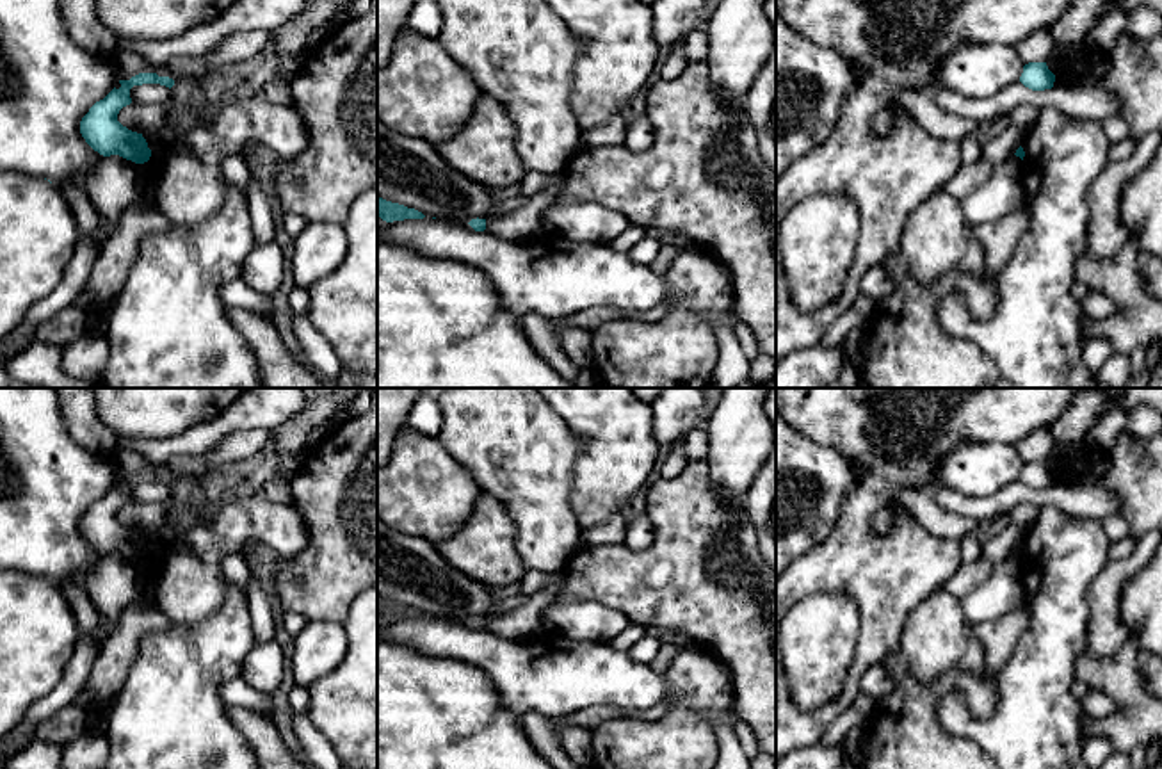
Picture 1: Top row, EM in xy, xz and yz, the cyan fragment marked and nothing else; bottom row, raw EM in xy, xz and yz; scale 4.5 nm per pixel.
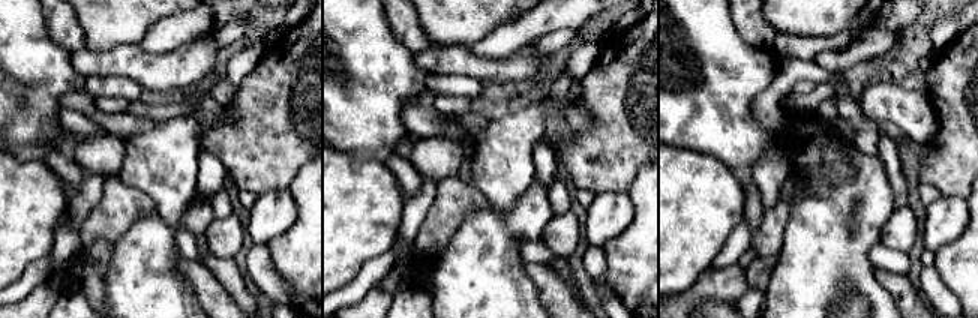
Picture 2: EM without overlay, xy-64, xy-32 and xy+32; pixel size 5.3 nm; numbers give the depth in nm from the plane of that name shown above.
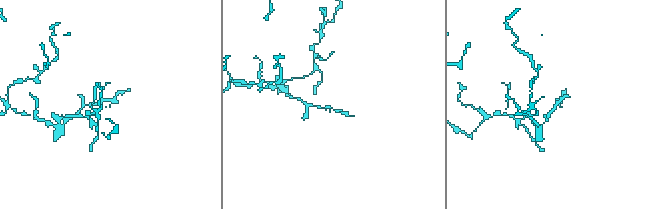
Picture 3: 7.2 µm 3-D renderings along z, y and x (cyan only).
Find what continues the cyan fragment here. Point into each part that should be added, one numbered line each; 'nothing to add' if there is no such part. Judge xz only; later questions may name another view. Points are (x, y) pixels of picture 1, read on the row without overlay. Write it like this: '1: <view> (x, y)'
nothing to add

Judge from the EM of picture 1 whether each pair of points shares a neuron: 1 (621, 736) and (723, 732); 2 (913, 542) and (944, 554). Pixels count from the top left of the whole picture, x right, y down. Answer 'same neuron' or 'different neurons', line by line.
1: different neurons
2: same neuron

